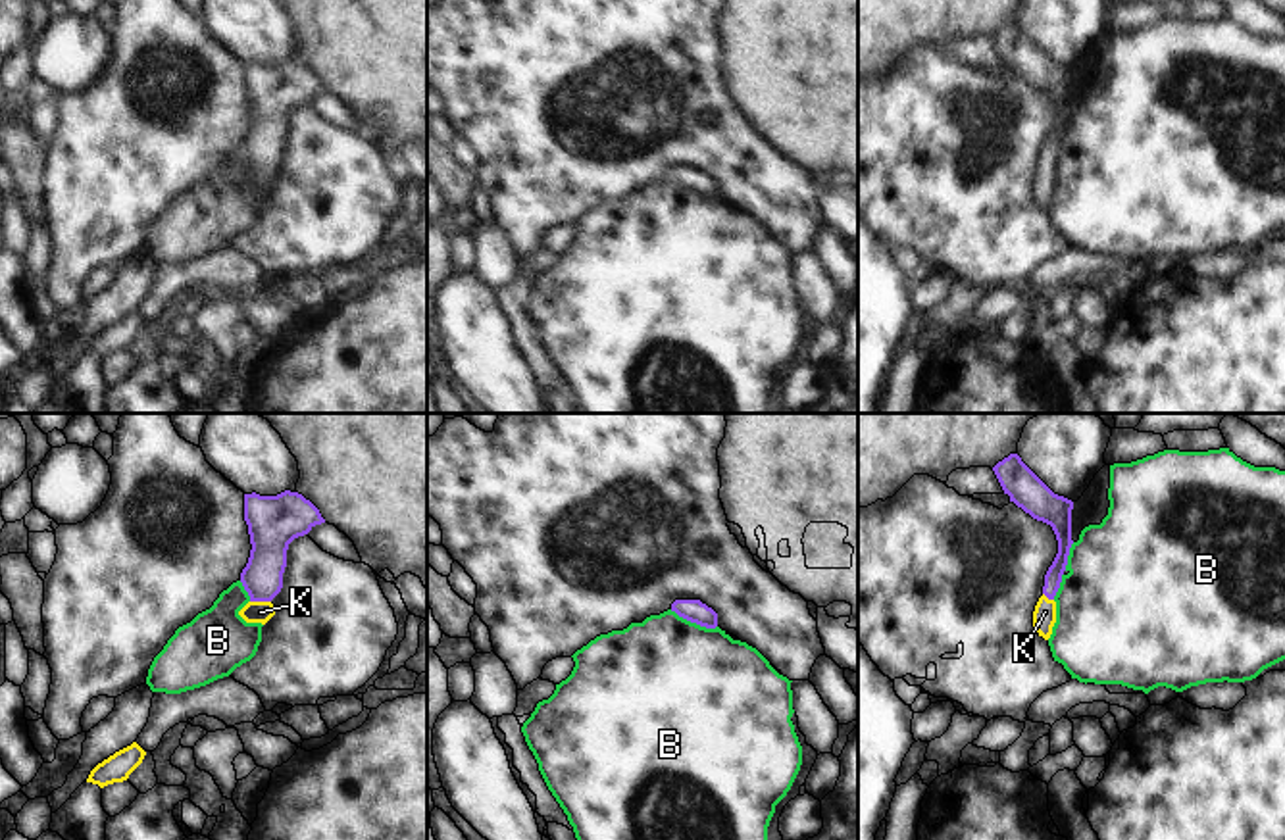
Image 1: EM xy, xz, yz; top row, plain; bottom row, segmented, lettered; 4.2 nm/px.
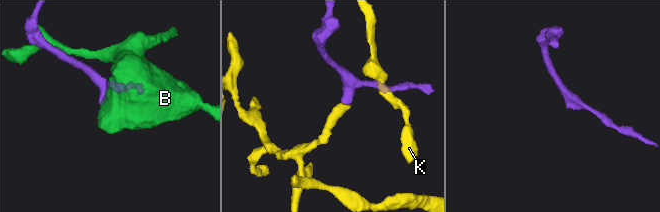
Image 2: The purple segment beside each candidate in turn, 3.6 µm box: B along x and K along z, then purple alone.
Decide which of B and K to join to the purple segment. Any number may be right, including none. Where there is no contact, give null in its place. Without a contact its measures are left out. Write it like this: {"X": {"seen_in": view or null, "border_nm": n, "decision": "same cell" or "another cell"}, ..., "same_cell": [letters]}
{"B": {"seen_in": "xz", "border_nm": 220, "decision": "another cell"}, "K": {"seen_in": "xy", "border_nm": 90, "decision": "same cell"}, "same_cell": ["K"]}

